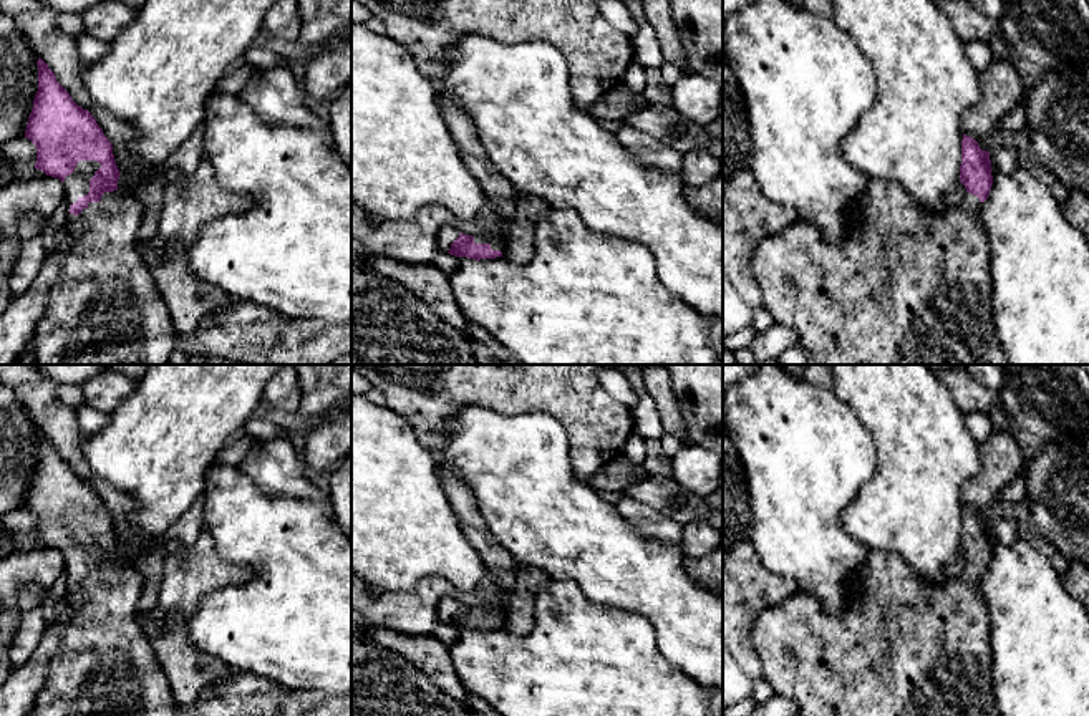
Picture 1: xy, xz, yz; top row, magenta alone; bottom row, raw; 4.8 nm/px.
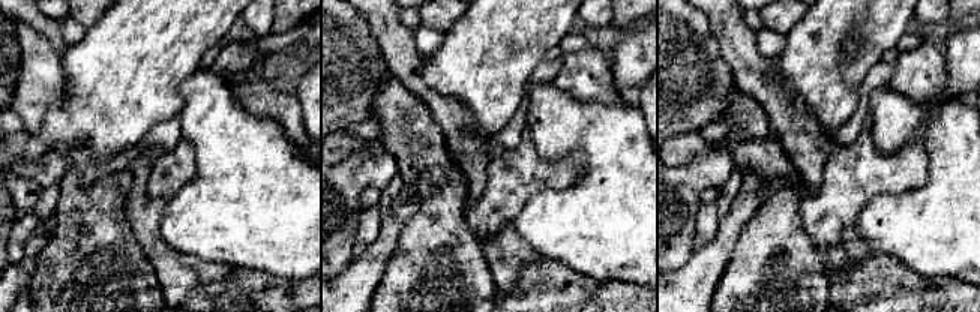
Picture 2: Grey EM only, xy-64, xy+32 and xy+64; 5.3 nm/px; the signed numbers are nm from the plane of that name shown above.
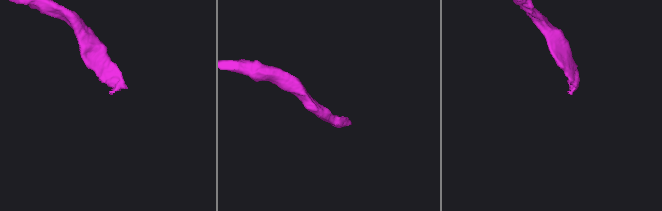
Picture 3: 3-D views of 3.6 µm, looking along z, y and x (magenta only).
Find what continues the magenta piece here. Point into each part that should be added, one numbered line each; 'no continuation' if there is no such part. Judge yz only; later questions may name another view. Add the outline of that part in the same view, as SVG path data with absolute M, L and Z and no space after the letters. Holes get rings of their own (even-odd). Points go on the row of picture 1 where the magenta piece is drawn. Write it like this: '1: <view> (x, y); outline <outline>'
1: yz (900, 287); outline M870 179L865 191L852 202L849 225L837 242L827 242L814 224L797 219L791 227L757 245L751 257L751 270L762 290L762 307L774 322L794 330L796 345L802 348L807 365L1009 365L991 313L990 244L981 222L981 206L976 196L966 192L958 206L928 215L898 182Z

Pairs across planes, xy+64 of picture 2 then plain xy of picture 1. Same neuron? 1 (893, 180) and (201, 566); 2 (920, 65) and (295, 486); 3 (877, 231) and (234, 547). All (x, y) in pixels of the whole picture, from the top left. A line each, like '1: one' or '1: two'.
1: one
2: one
3: one

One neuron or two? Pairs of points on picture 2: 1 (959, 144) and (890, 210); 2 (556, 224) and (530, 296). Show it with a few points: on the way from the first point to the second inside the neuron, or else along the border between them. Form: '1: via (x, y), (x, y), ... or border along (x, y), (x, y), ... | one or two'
1: via (956, 165), (911, 210) | one
2: border along (541, 255), (556, 258), (577, 270) | two

